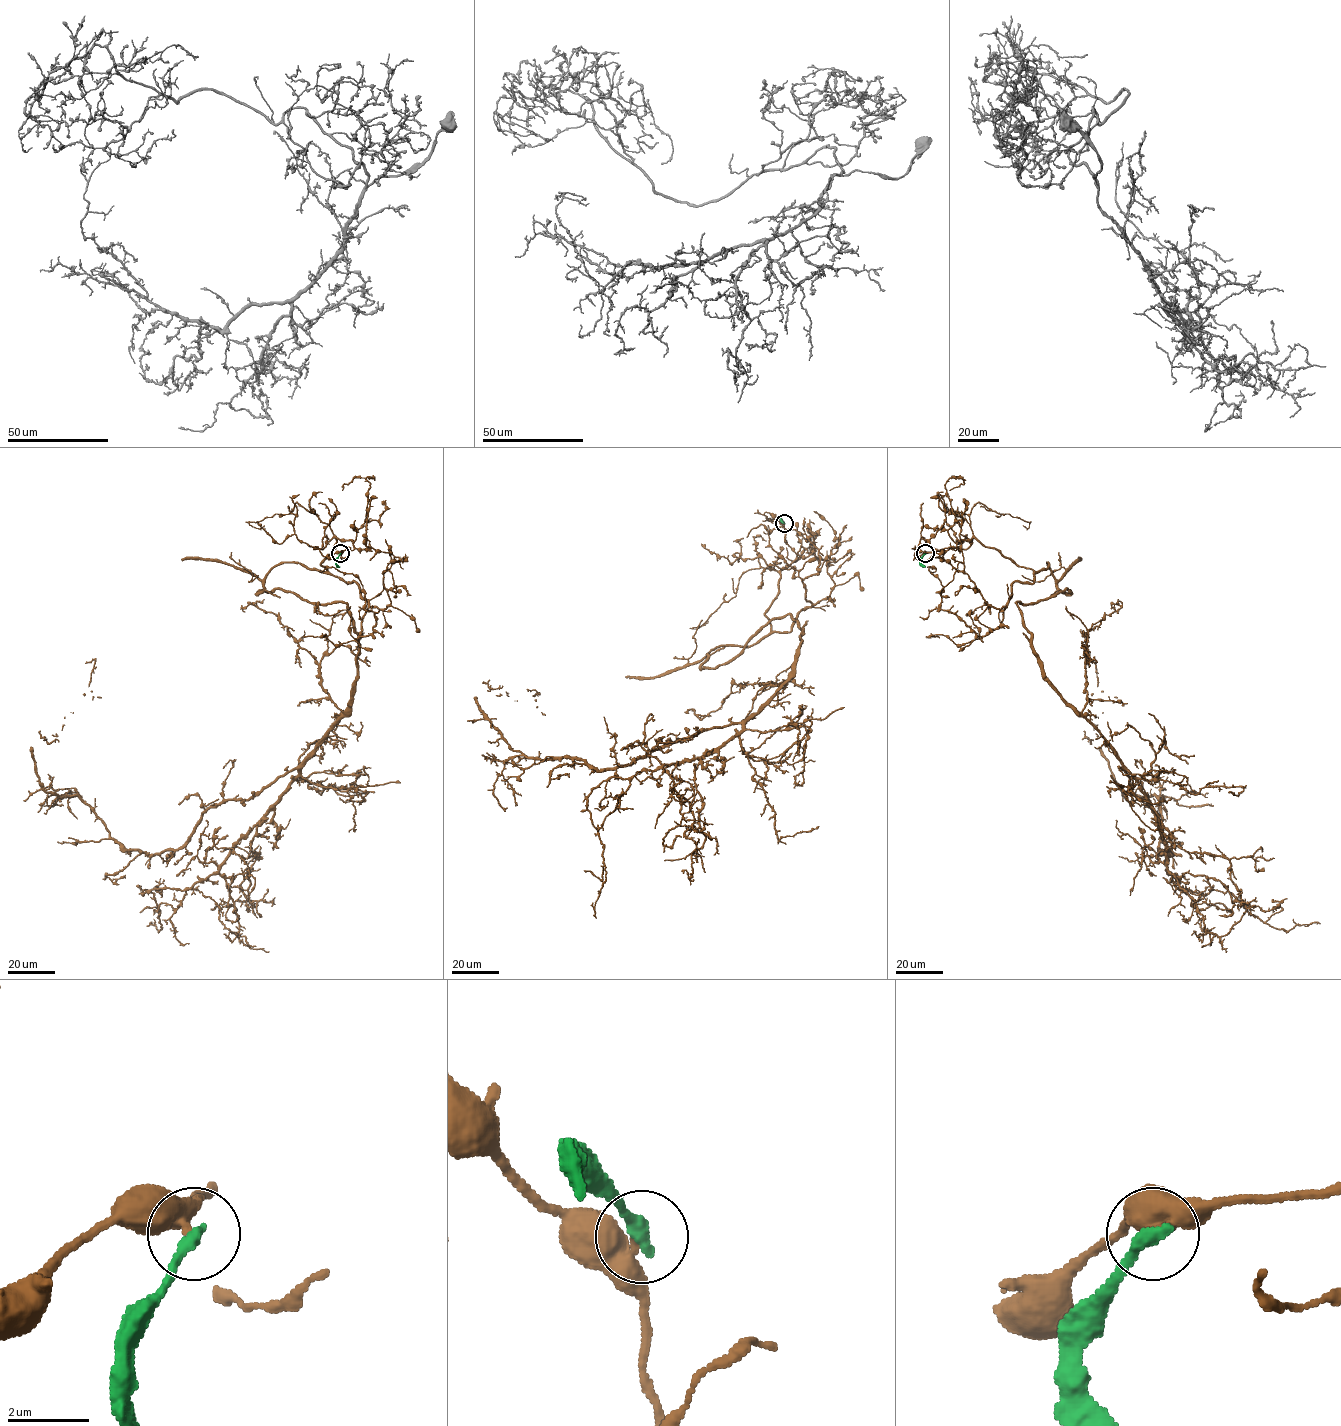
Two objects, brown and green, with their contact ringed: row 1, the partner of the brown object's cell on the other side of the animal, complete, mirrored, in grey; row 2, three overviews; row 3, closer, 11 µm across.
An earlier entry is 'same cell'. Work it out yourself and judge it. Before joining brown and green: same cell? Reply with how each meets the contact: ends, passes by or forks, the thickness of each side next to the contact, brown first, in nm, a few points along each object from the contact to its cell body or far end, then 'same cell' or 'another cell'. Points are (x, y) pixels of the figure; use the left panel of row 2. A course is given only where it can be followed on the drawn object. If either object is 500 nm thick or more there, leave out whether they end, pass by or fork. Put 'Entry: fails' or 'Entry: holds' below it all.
brown ends | green ends | 280/360 nm | brown via (339, 554), (257, 594), (345, 604), (348, 710), (177, 849), (125, 850), (39, 782), (85, 663) | green via (340, 554), (336, 562), (339, 567) | another cell
Entry: fails

